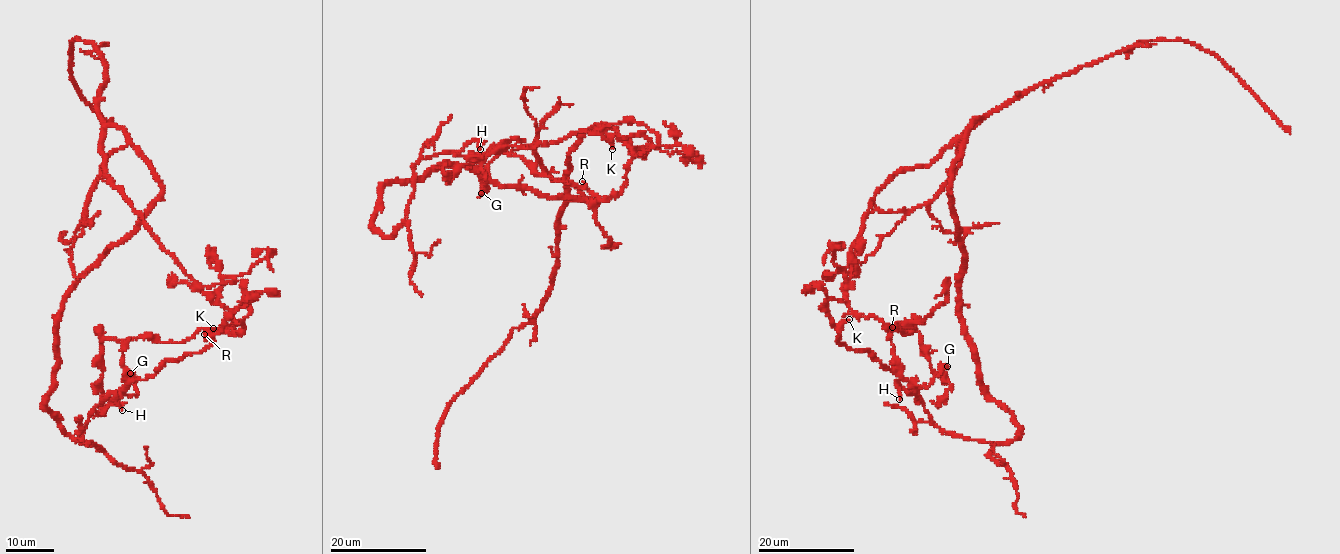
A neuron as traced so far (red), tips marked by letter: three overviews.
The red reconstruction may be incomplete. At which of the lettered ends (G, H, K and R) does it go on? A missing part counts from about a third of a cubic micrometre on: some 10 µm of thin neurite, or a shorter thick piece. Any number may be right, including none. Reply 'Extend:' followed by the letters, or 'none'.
Extend: none

